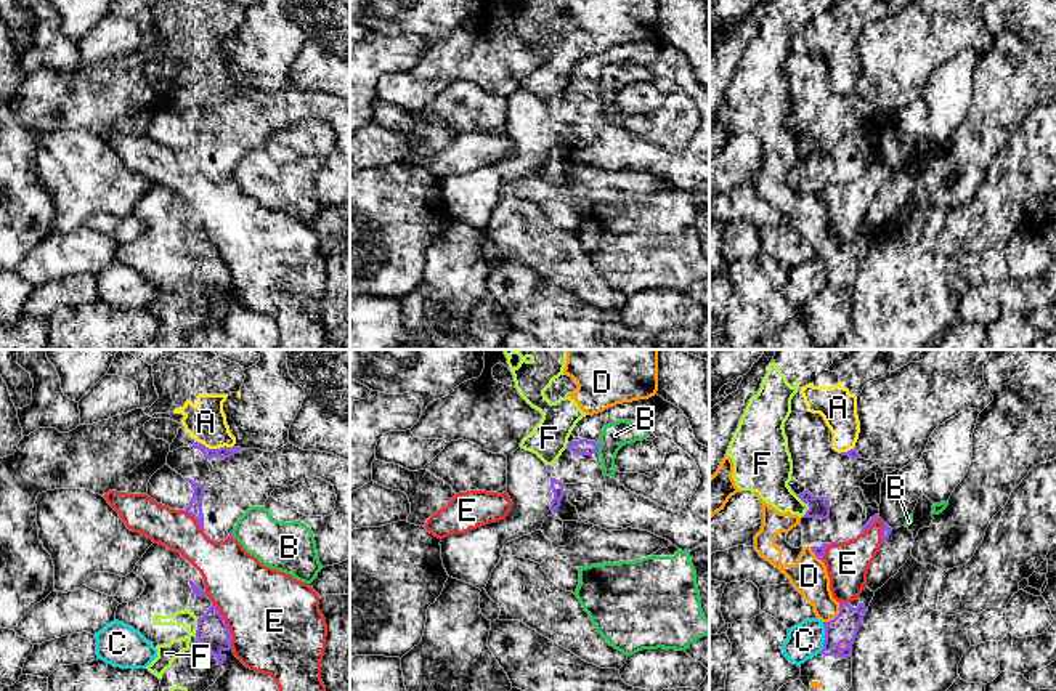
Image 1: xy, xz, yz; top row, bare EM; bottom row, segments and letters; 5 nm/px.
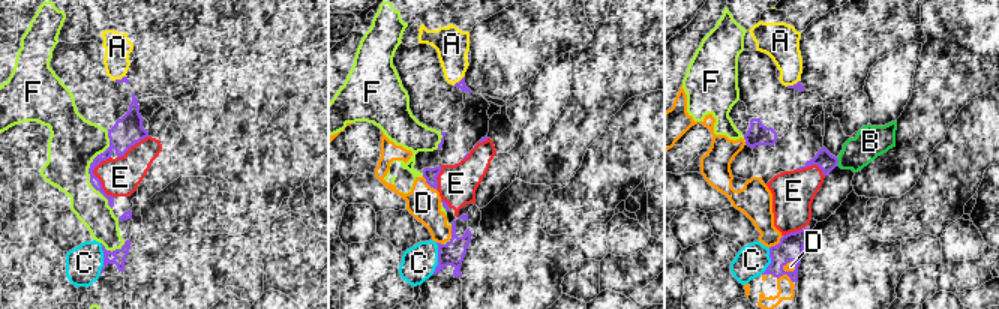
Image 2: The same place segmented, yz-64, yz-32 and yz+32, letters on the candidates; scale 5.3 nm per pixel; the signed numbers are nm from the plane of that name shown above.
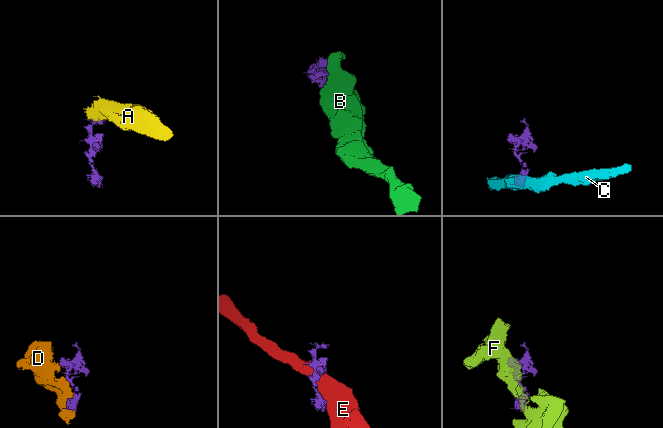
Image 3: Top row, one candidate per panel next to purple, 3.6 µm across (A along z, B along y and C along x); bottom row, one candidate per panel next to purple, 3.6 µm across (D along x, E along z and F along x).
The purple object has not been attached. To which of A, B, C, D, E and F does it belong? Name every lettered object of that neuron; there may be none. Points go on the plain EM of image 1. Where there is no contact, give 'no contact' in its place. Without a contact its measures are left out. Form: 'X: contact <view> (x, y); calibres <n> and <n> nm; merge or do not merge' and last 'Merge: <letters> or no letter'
A: contact xy (214, 90); calibres 60 and 200 nm; do not merge
B: contact xz (597, 88); calibres 80 and 140 nm; do not merge
C: contact yz (825, 279); calibres 140 and 180 nm; do not merge
D: contact yz (836, 257); calibres 140 and 180 nm; do not merge
E: contact xy (227, 266); calibres 160 and 460 nm; do not merge
F: contact yz (808, 145); calibres 110 and 220 nm; do not merge
Merge: no letter

